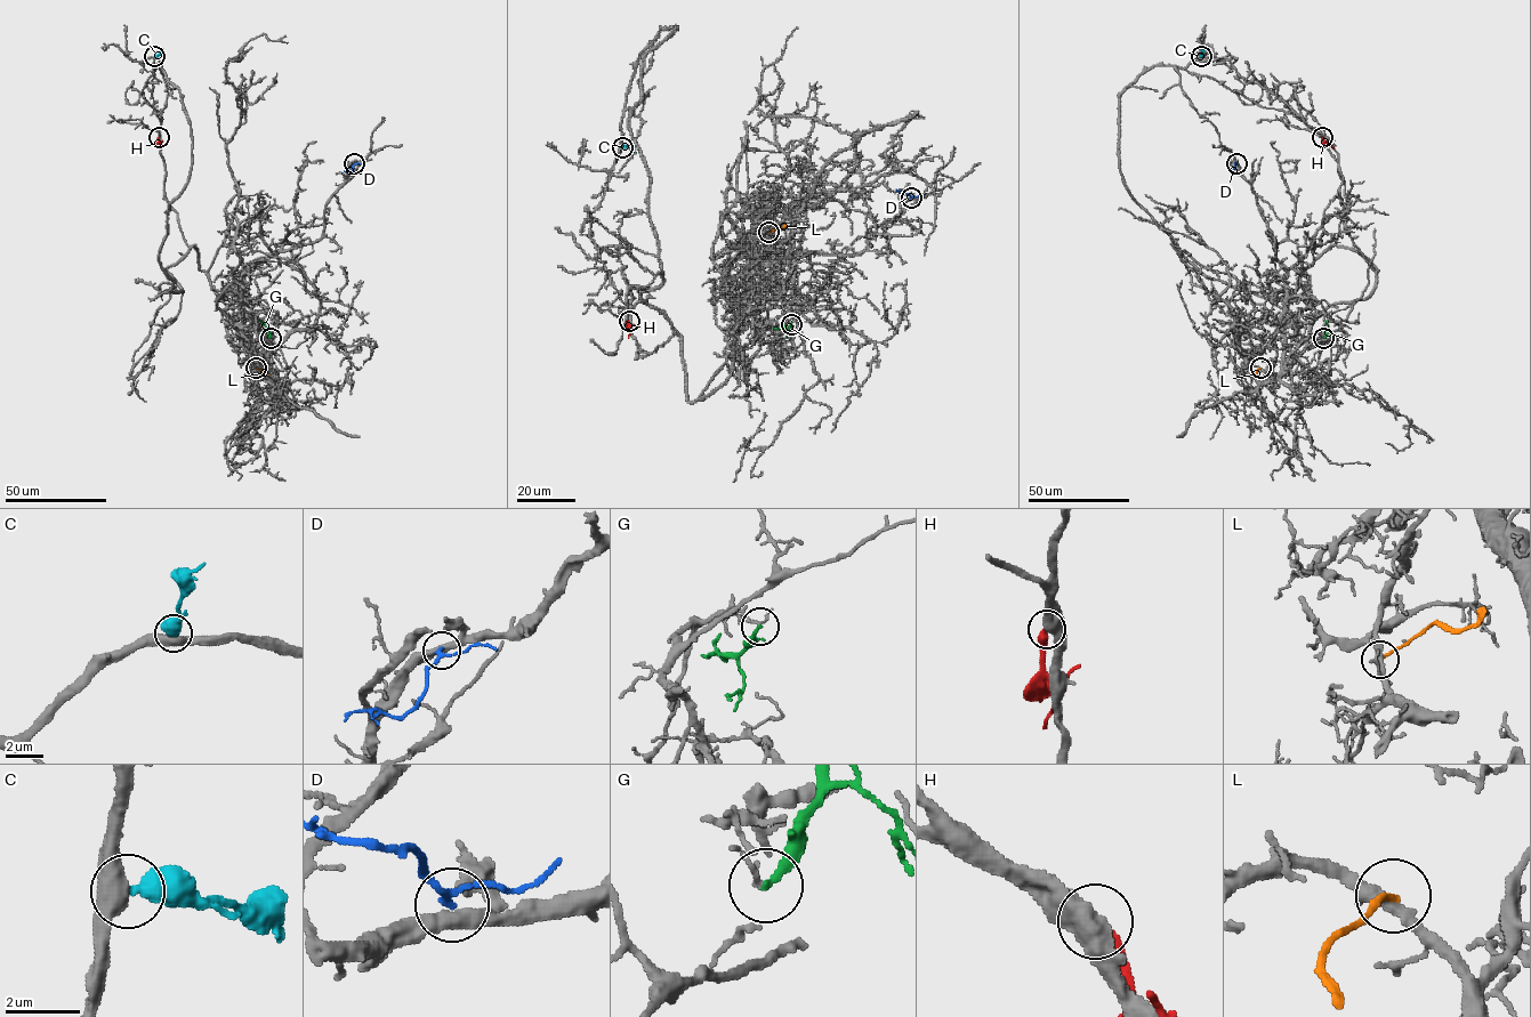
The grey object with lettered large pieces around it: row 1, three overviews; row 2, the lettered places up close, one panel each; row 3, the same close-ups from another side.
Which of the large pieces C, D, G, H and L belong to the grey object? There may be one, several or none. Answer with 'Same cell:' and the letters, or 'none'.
Same cell: C

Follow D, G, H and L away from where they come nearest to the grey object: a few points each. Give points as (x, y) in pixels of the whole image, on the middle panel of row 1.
D: (911, 198), (896, 190)
G: (791, 324), (774, 329)
H: (629, 321), (628, 338)
L: (770, 232), (786, 224)

